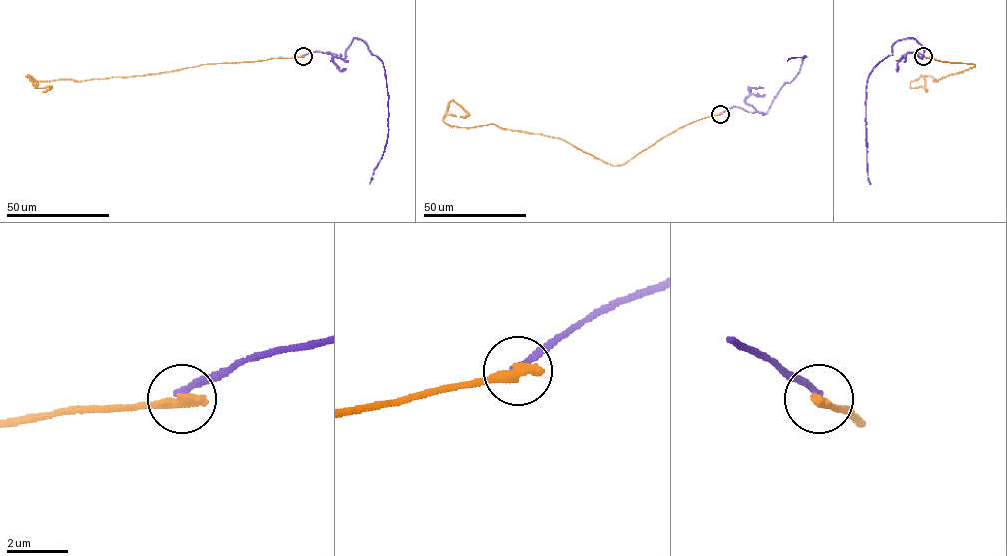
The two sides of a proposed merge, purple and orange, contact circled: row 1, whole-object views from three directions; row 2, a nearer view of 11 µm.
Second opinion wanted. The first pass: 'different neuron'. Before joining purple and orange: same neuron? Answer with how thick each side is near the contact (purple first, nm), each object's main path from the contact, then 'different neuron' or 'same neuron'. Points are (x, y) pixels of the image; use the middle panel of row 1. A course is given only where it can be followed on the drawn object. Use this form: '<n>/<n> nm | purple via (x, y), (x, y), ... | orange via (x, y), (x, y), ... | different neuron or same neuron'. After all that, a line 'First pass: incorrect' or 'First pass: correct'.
240/440 nm | purple via (720, 114), (739, 107), (764, 115), (781, 86), (800, 71), (806, 56), (787, 61) | orange via (720, 114), (617, 165), (557, 137), (450, 126), (451, 100), (467, 113), (460, 116) | different neuron
First pass: correct

